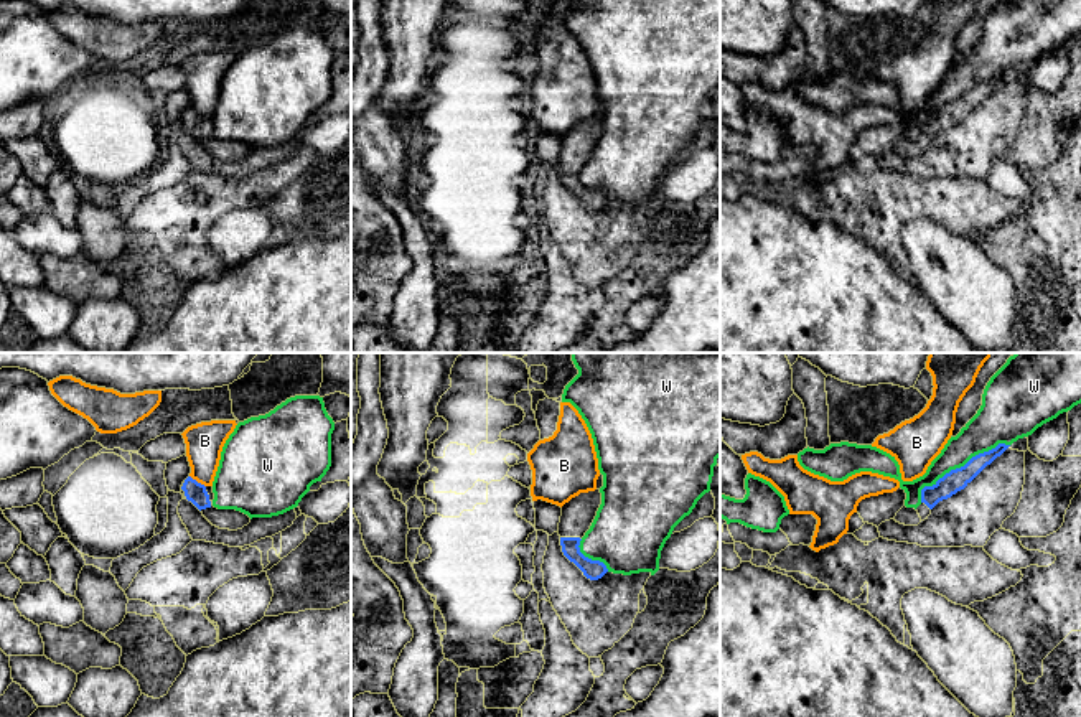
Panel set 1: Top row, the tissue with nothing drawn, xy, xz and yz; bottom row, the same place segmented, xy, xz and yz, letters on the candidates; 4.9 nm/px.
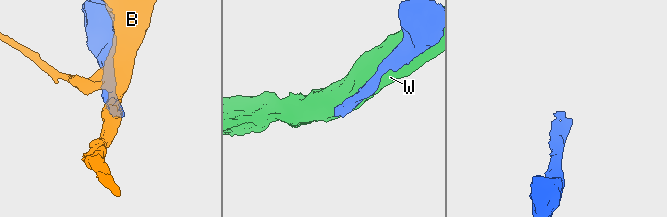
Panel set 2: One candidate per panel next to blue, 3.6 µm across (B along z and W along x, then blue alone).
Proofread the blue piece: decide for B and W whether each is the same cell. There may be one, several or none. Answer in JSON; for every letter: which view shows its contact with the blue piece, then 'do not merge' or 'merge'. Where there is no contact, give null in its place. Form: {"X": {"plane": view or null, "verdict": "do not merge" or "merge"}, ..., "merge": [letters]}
{"B": {"plane": "xy", "verdict": "do not merge"}, "W": {"plane": "yz", "verdict": "do not merge"}, "merge": []}

